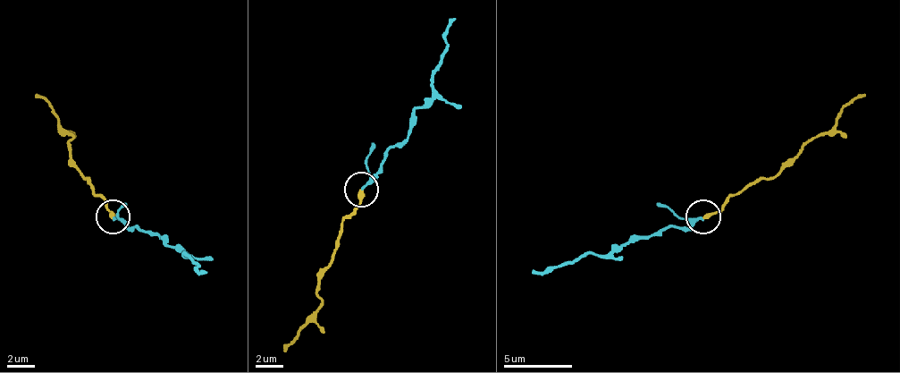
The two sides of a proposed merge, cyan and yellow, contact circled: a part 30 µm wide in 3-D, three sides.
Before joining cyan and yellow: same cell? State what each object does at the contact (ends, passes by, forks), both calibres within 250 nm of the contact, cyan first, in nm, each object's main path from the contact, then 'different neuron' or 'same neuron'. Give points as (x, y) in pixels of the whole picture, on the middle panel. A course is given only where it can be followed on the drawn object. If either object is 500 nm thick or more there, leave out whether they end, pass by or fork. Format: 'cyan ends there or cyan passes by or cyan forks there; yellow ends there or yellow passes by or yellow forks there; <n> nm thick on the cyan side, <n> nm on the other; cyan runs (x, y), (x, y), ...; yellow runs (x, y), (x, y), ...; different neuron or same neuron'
cyan ends there; yellow ends there; 190 nm thick on the cyan side, 300 nm on the other; cyan runs (360, 188), (388, 150), (408, 137), (408, 119), (433, 95), (446, 26), (457, 19); yellow runs (360, 188), (360, 206), (343, 223), (332, 260), (319, 281), (319, 309), (284, 351); same neuron

